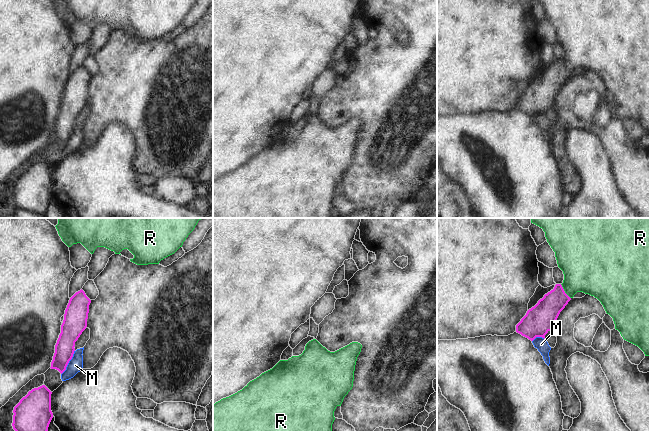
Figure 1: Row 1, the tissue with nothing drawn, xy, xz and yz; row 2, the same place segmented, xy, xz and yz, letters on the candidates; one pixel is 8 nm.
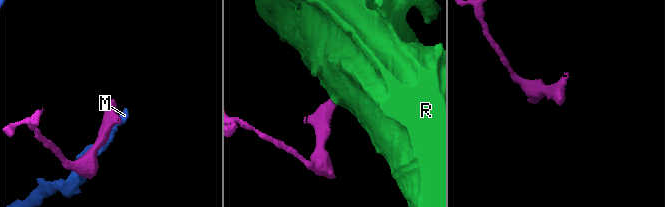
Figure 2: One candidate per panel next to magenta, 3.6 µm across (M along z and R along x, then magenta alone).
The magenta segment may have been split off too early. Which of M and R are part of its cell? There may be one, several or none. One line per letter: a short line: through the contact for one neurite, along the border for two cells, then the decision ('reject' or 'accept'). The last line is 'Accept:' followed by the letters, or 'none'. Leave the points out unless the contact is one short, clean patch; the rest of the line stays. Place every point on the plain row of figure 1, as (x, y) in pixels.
M: reject
R: yz (544, 90), (564, 67), (586, 45) | accept
Accept: R

